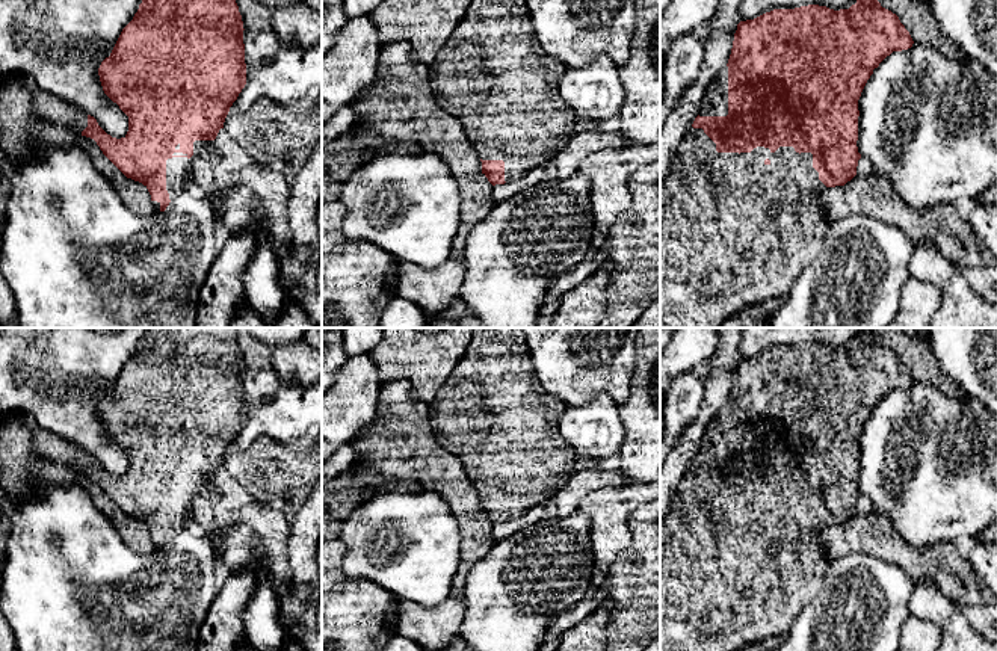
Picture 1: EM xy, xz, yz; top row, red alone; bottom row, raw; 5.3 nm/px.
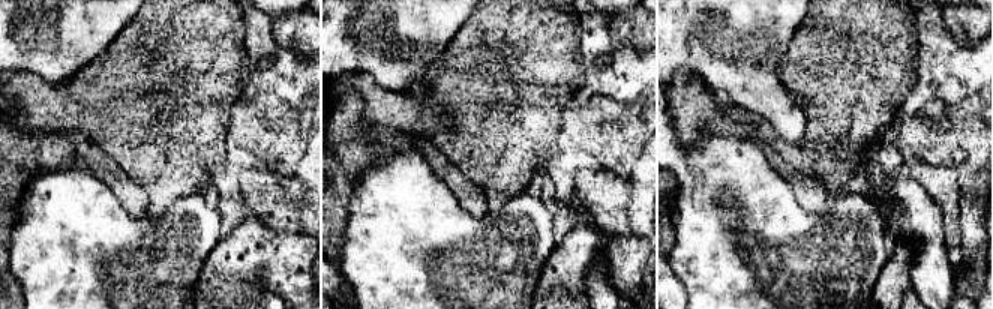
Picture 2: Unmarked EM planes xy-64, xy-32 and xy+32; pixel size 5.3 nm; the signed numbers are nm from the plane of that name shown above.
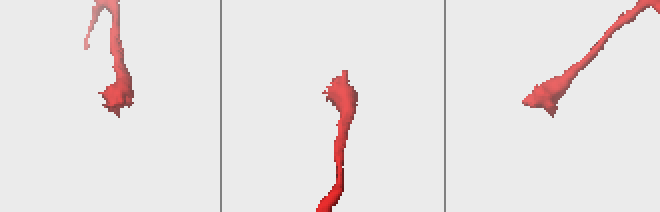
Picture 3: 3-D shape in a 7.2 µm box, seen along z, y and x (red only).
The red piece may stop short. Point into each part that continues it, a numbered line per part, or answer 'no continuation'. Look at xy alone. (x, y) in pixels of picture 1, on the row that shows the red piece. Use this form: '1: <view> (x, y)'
1: xy (61, 114)
2: xy (179, 169)

